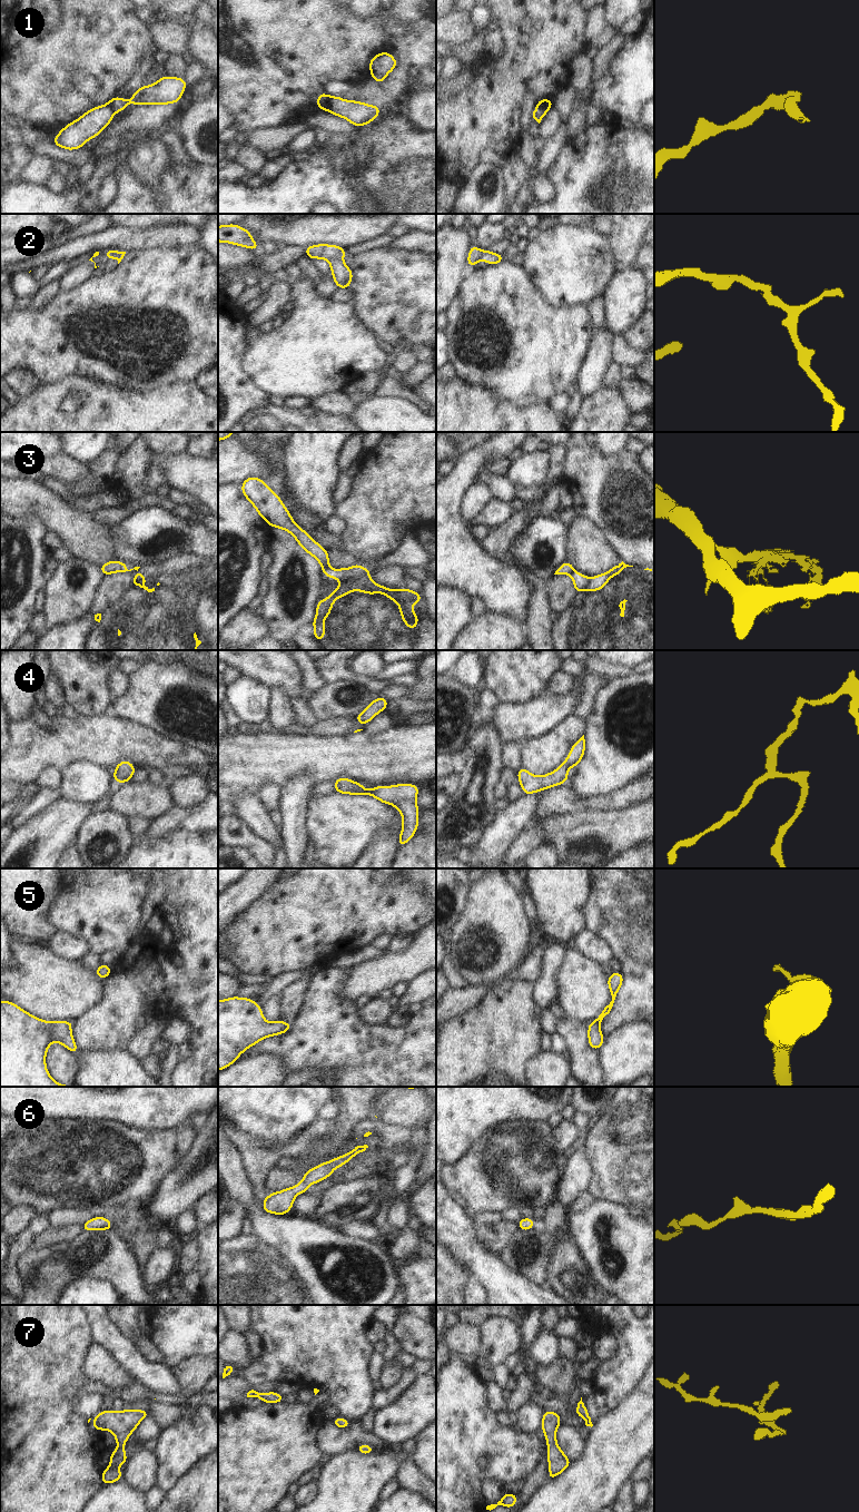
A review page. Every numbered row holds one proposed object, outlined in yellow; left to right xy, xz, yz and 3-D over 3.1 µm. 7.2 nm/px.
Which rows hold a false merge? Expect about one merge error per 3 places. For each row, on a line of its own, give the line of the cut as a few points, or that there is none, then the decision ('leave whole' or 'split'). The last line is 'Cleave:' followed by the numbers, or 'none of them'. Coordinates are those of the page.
1: xz (329, 96), (325, 109) | split
2: xz (341, 258), (331, 258), (328, 261) | split
3: xz (329, 566), (322, 569) | split
4: no cut | leave whole
5: yz (590, 1022), (599, 1024) | split
6: no cut | leave whole
7: no cut | leave whole
Cleave: 1, 2, 3, 5

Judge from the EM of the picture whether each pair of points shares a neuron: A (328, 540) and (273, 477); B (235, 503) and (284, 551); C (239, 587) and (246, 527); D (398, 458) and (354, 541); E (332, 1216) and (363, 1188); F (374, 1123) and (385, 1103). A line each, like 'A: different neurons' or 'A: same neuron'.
A: same neuron
B: different neurons
C: same neuron
D: same neuron
E: same neuron
F: different neurons

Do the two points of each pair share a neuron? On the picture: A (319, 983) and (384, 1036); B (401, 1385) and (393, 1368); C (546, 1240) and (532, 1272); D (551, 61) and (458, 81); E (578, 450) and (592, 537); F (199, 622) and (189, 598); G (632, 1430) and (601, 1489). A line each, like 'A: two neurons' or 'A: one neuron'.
A: one neuron
B: two neurons
C: one neuron
D: two neurons
E: two neurons
F: two neurons
G: one neuron

